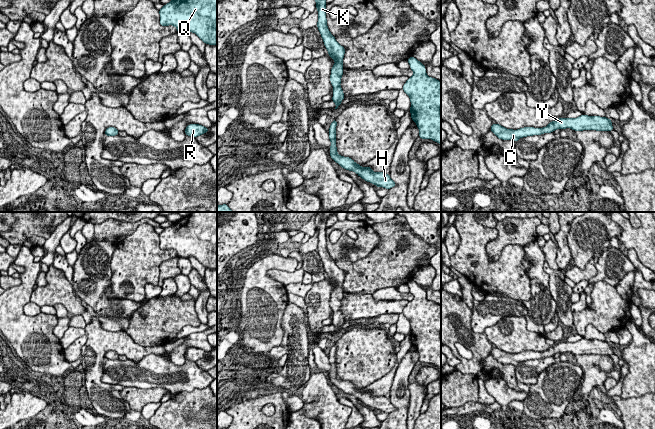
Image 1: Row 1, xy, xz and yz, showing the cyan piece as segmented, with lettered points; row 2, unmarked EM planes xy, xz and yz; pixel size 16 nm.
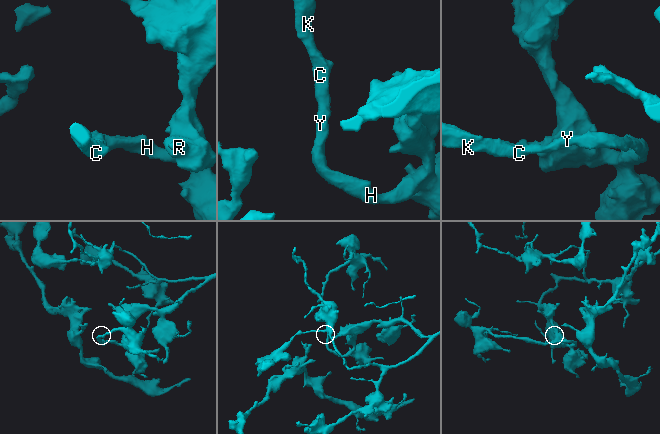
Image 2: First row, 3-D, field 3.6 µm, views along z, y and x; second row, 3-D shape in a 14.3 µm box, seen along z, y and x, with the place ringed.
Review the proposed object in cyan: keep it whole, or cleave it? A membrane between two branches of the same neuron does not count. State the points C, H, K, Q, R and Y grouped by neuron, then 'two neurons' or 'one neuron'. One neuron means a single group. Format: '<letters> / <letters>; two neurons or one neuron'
C H K Q R Y; one neuron

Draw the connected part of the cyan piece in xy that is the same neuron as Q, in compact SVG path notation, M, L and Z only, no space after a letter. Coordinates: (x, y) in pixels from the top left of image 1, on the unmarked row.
M190 212L160 234L160 249L173 249L178 257L195 257L205 268L217 269L217 212Z

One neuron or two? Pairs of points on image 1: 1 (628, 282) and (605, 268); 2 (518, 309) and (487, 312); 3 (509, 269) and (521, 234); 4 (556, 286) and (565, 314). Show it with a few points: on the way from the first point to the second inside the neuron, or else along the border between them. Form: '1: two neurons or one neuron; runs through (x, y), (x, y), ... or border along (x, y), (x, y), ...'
1: one neuron; runs through (622, 276), (614, 268), (611, 268)
2: one neuron; runs through (510, 309), (495, 309)
3: two neurons; border along (523, 246), (506, 245), (499, 258)
4: one neuron; runs through (561, 293), (564, 307)

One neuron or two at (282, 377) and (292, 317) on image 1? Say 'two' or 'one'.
one

